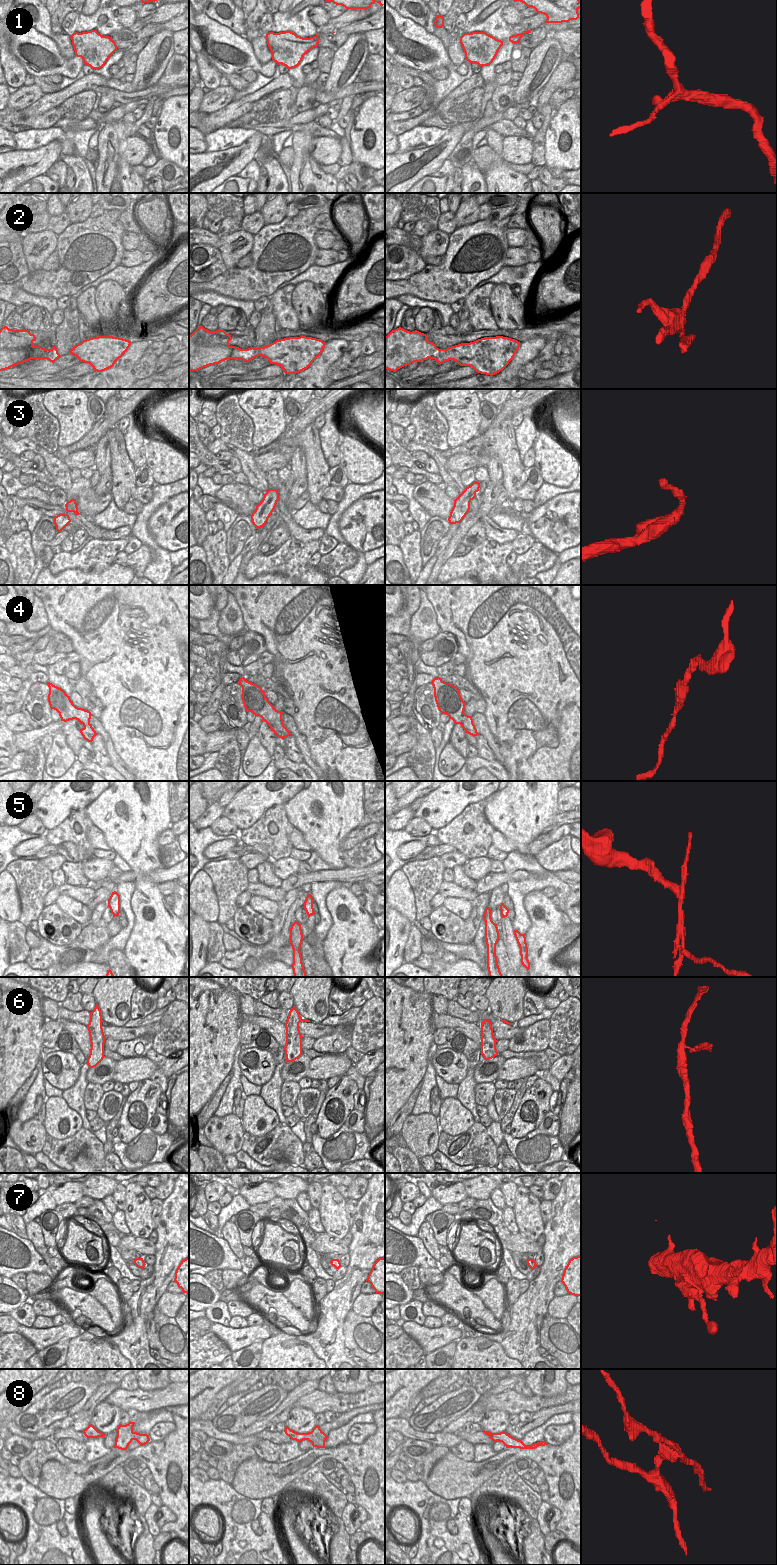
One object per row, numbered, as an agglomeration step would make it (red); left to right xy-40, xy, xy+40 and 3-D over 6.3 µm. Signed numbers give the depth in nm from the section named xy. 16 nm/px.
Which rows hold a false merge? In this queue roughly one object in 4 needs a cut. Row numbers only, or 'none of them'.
2, 4, 5, 8

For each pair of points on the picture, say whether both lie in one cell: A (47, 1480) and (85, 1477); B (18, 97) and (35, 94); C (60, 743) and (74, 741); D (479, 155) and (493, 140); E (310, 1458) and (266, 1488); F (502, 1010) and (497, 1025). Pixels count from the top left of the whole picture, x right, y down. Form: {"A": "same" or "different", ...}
{"A": "same", "B": "same", "C": "different", "D": "different", "E": "same", "F": "different"}

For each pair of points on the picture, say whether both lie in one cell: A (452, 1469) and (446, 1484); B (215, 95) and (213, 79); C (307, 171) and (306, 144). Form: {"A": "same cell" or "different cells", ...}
{"A": "same cell", "B": "different cells", "C": "same cell"}

